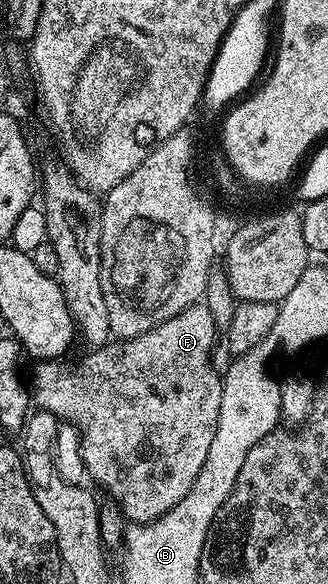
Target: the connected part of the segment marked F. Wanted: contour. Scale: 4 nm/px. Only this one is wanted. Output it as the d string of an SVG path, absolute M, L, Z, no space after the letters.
M204 303L191 305L186 311L174 315L174 319L166 319L166 323L158 323L150 331L146 331L137 337L127 339L116 339L111 343L100 346L85 352L81 359L80 366L75 369L67 365L67 360L57 359L54 361L36 361L33 364L32 377L30 373L30 392L36 409L46 409L54 414L61 422L76 425L80 432L80 461L84 469L109 493L111 500L120 506L121 513L129 522L145 525L147 521L157 521L159 517L166 515L179 501L183 499L194 487L194 481L198 479L202 465L206 463L206 455L210 452L210 443L214 440L214 431L218 431L218 411L222 407L222 387L224 382L221 374L216 374L212 366L212 344L218 337L218 330L215 327L214 318L210 315Z

